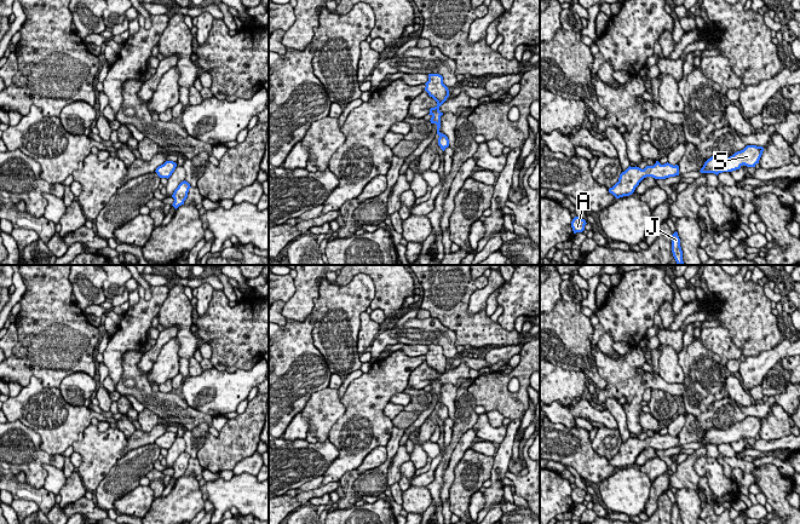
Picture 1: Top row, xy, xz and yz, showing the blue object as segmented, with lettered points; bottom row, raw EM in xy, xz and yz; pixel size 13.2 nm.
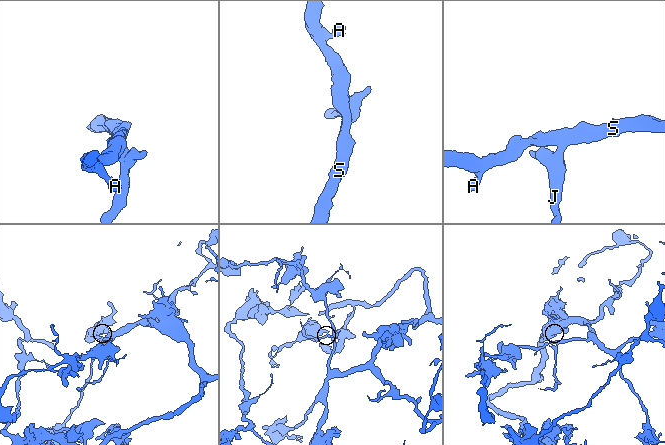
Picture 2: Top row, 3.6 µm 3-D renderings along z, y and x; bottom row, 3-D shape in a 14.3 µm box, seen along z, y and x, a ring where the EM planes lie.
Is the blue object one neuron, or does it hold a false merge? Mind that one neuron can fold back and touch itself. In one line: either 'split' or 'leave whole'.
split

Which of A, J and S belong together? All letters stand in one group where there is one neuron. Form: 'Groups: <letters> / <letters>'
Groups: A / J S

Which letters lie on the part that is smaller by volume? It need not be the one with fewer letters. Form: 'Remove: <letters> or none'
Remove: A

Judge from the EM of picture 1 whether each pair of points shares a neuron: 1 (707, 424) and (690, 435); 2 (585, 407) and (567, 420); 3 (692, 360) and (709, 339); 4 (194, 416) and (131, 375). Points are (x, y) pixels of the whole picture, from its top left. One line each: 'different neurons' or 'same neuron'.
1: same neuron
2: same neuron
3: different neurons
4: same neuron

